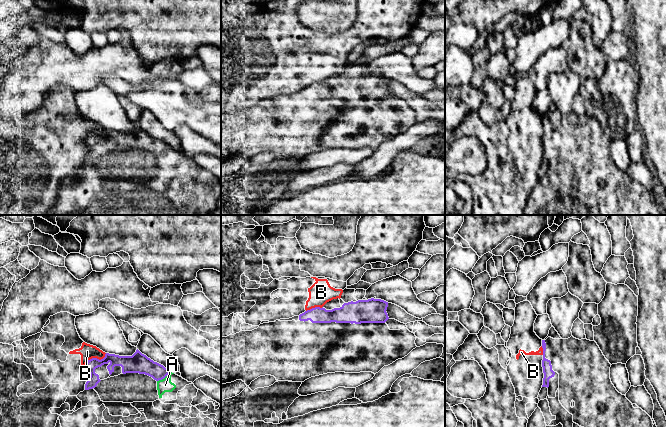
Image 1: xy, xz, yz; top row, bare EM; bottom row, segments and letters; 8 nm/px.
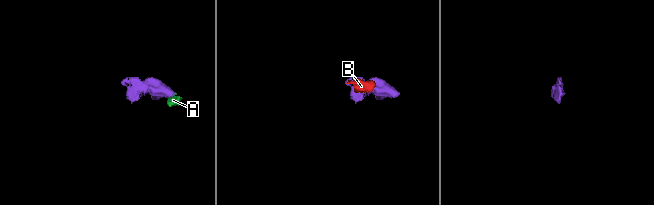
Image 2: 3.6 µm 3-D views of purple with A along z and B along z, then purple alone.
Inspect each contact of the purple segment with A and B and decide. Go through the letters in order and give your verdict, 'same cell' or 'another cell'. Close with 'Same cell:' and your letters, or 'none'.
A: same cell
B: another cell
Same cell: A

